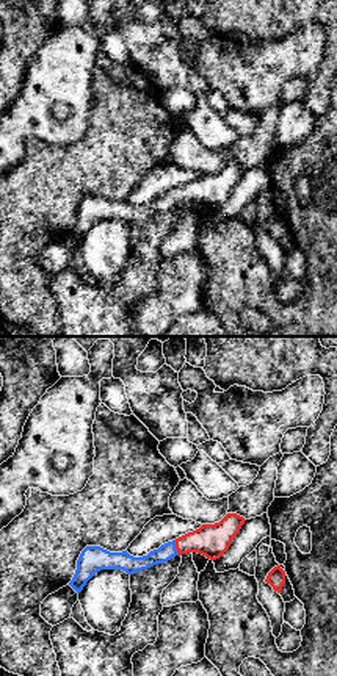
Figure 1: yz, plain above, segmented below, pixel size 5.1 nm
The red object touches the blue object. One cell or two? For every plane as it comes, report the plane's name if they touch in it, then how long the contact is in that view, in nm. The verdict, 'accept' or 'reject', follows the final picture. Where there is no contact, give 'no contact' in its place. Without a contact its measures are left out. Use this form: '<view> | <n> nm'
yz | 90 nm

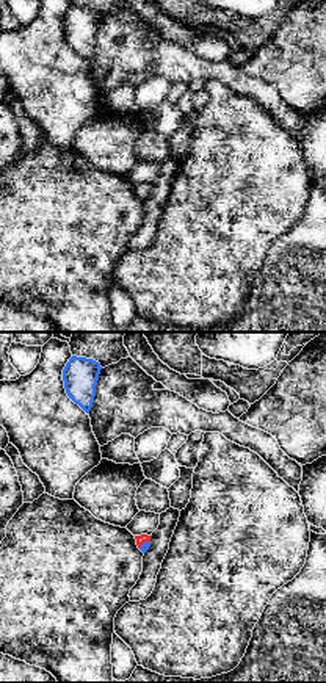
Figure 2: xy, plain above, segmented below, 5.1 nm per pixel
xy | 70 nm

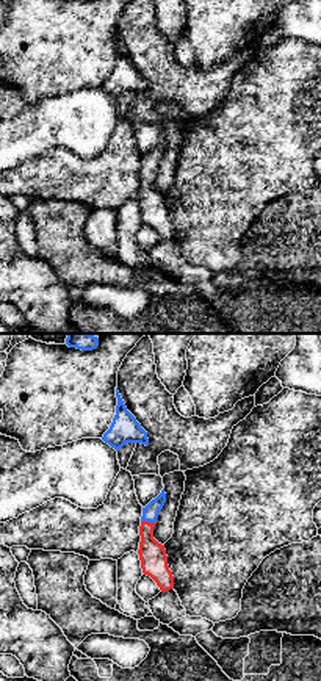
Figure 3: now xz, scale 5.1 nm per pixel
xz | 70 nm

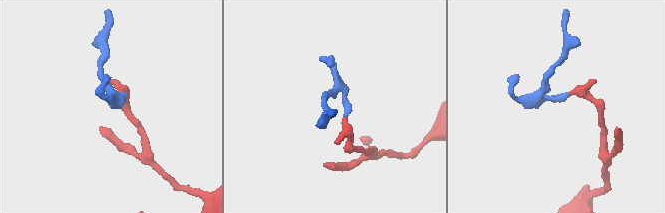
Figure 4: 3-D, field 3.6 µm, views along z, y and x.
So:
accept

